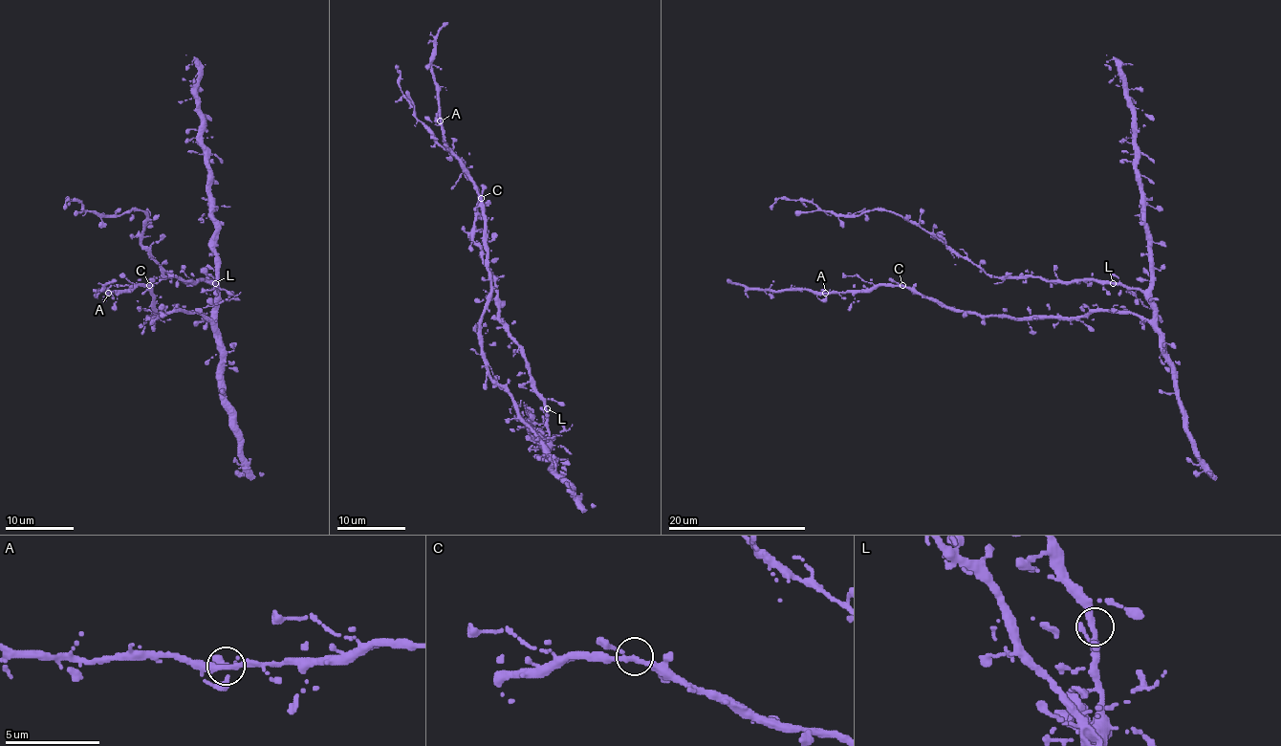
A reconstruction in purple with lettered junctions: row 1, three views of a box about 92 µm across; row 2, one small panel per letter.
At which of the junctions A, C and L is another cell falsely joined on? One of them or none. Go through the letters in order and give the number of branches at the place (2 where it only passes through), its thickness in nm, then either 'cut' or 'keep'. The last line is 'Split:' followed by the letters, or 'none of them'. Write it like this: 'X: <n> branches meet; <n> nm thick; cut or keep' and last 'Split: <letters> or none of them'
A: 3 branches meet; 280 nm thick; keep
C: 3 branches meet; 280 nm thick; keep
L: 3 branches meet; 280 nm thick; keep
Split: none of them

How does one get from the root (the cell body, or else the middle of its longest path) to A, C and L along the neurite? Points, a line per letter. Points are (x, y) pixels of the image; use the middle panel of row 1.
A: (545, 448), (488, 370), (481, 334), (481, 314), (489, 293), (487, 219), (478, 187), (446, 146), (440, 120)
C: (545, 448), (515, 402), (489, 376), (483, 351), (481, 314), (489, 293), (489, 272), (481, 198)
L: (545, 448), (548, 439), (547, 408)

